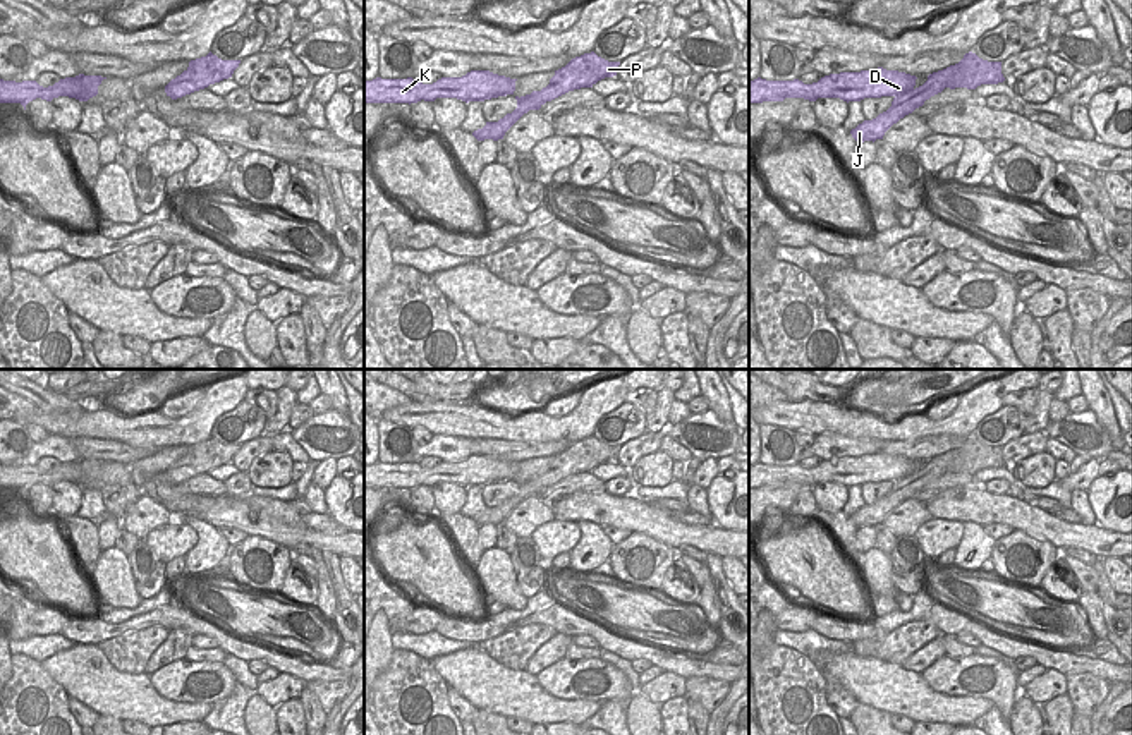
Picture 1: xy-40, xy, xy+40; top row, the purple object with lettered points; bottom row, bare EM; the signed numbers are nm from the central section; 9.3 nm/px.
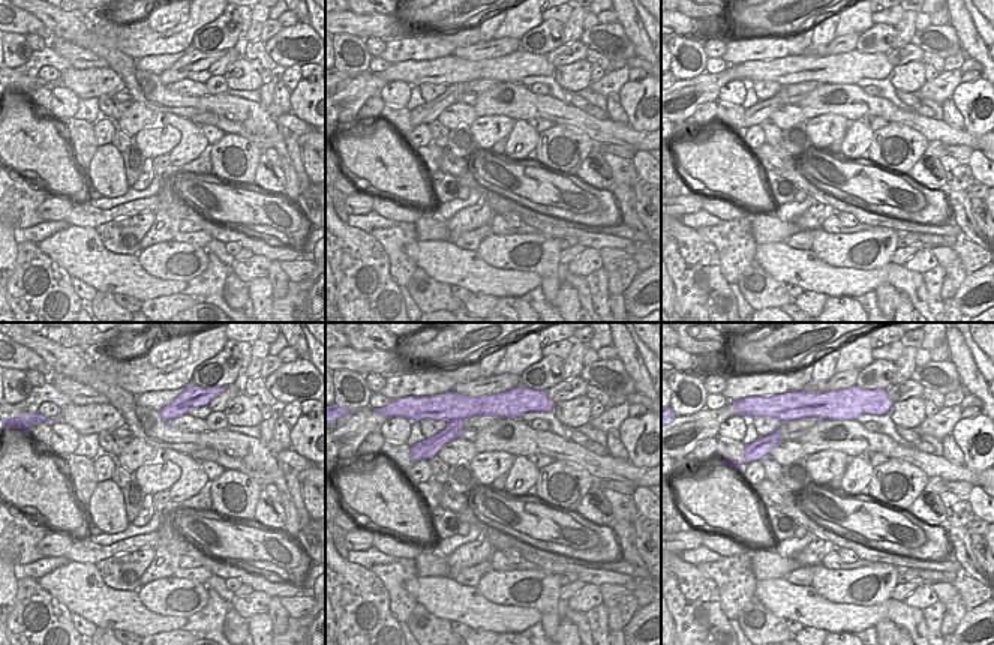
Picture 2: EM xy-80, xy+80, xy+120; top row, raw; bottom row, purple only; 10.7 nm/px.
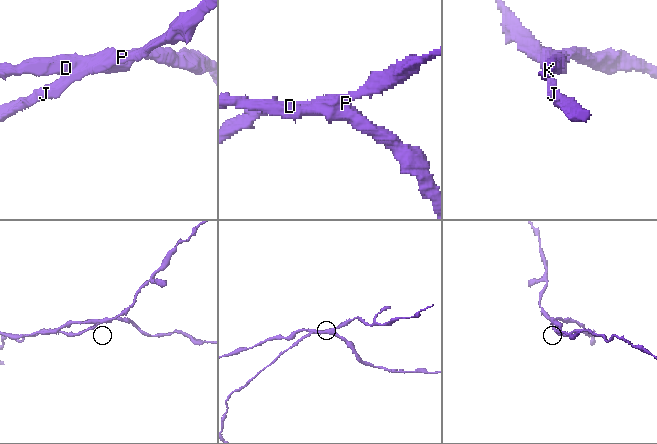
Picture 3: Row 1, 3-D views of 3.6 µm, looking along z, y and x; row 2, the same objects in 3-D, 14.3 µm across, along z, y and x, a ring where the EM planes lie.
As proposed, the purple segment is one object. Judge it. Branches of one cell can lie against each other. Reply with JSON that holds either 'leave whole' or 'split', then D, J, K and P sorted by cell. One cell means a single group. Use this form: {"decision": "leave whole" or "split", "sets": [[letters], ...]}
{"decision": "split", "sets": [["D", "K"], ["J", "P"]]}

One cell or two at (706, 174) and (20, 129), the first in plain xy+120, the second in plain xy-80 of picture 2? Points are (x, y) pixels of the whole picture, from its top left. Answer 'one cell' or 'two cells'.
one cell

